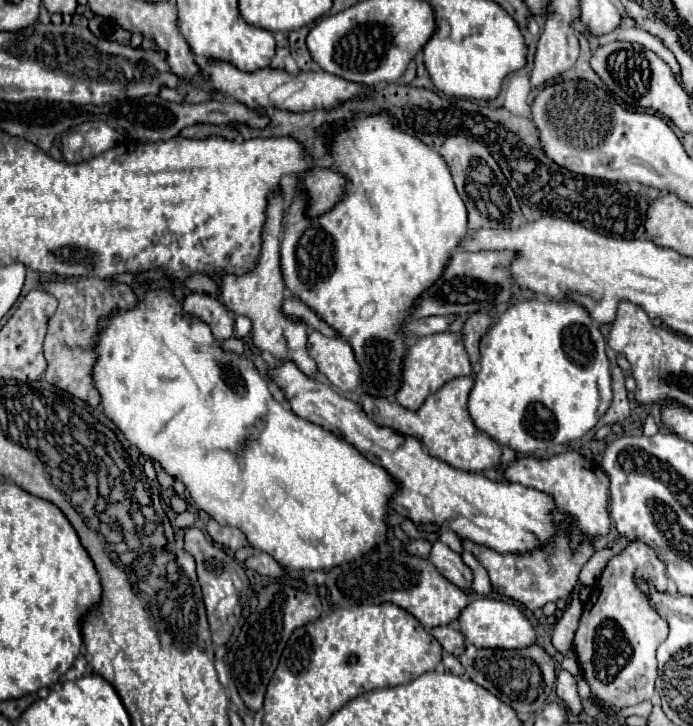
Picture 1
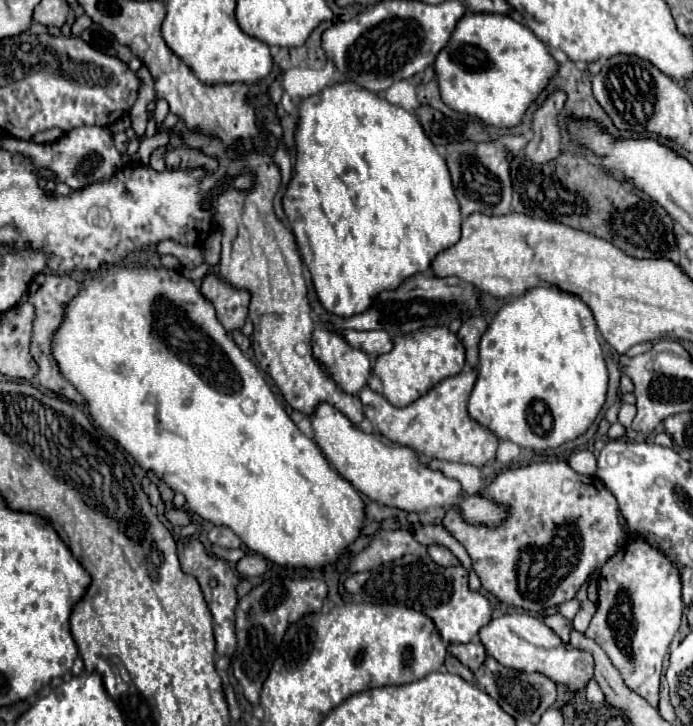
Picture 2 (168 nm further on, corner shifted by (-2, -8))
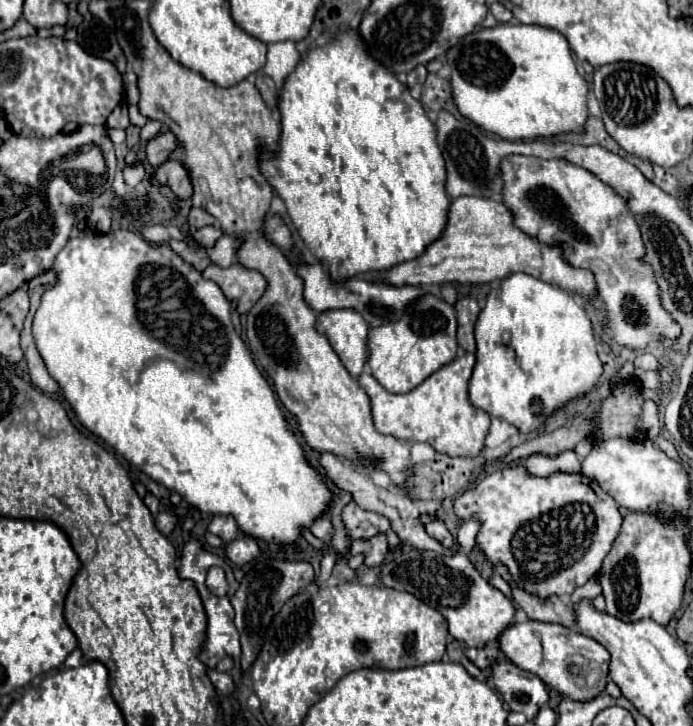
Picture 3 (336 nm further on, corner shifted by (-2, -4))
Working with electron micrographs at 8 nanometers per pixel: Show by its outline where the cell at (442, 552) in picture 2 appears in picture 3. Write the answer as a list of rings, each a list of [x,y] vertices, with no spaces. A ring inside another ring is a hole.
[[[429,522],[425,528],[427,528],[427,534],[429,534],[431,538],[439,540],[445,548],[453,548],[453,546],[455,546],[453,536],[449,534],[449,530],[447,530],[447,526],[445,526],[443,522]]]

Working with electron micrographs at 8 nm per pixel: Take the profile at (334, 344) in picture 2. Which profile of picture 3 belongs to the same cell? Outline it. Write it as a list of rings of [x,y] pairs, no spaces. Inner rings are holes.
[[[329,310],[317,316],[315,330],[327,336],[329,344],[341,358],[353,378],[359,378],[367,364],[367,332],[369,326],[355,310]]]

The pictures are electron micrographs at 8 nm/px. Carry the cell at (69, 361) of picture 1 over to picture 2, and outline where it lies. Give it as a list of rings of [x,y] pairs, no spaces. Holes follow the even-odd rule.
[[[41,272],[33,278],[33,282],[29,284],[29,290],[27,290],[29,302],[35,306],[35,320],[33,320],[33,334],[31,334],[31,348],[29,350],[31,350],[33,360],[39,366],[39,372],[37,372],[39,384],[55,394],[65,396],[67,400],[83,404],[83,396],[79,396],[79,392],[75,390],[73,384],[67,384],[67,380],[63,380],[63,376],[59,376],[59,366],[51,358],[51,336],[63,320],[63,304],[67,304],[67,300],[71,300],[71,296],[75,296],[77,290],[79,290],[77,280],[67,276],[67,274],[59,276],[59,274],[51,274],[51,272]]]

